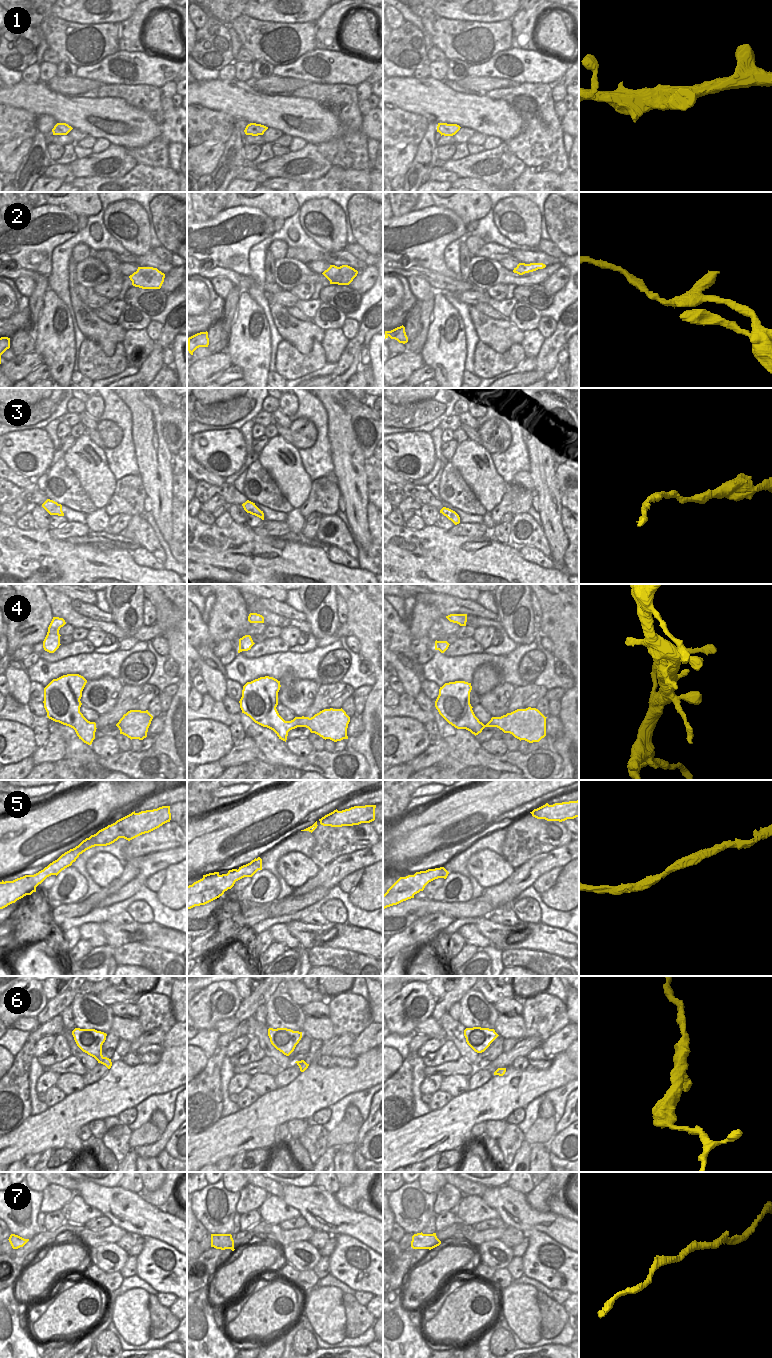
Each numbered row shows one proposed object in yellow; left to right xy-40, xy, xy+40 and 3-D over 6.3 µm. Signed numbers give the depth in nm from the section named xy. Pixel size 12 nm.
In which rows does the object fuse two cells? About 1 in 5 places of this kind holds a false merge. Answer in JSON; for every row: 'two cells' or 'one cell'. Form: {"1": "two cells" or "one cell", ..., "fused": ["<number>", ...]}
{"1": "one cell", "2": "one cell", "3": "one cell", "4": "one cell", "5": "one cell", "6": "one cell", "7": "one cell", "fused": []}

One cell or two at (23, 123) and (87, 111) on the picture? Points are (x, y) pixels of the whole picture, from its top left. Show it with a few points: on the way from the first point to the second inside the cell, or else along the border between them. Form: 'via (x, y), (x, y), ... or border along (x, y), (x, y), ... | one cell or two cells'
border along (14, 107), (26, 109), (36, 116) | two cells

